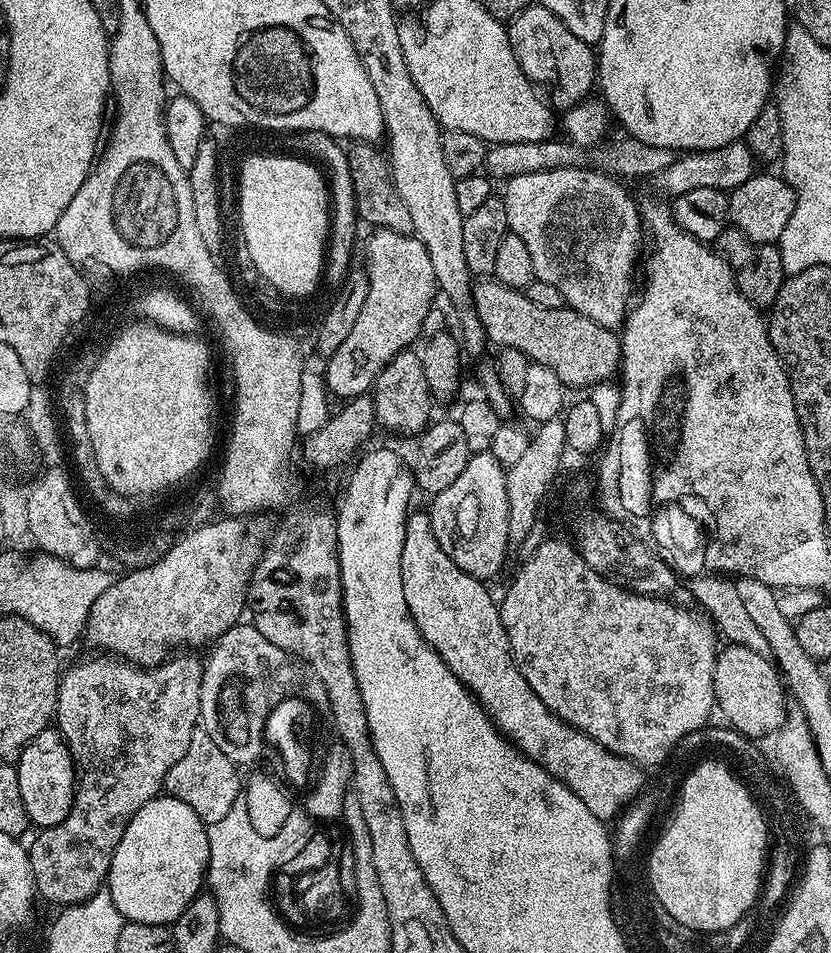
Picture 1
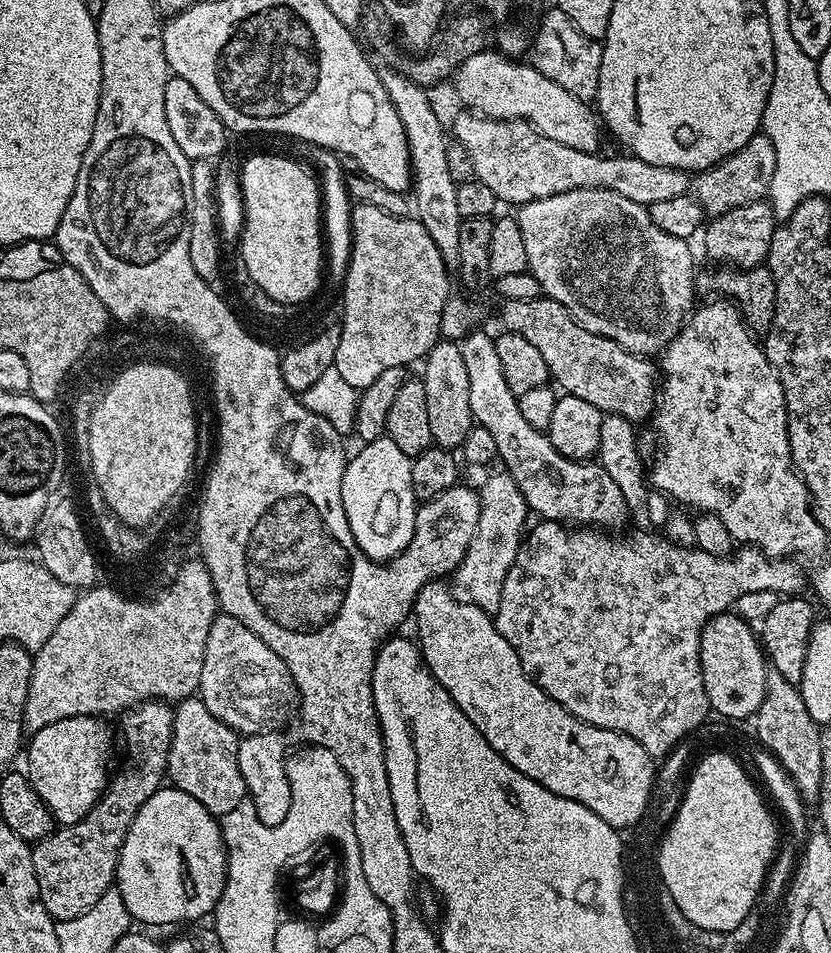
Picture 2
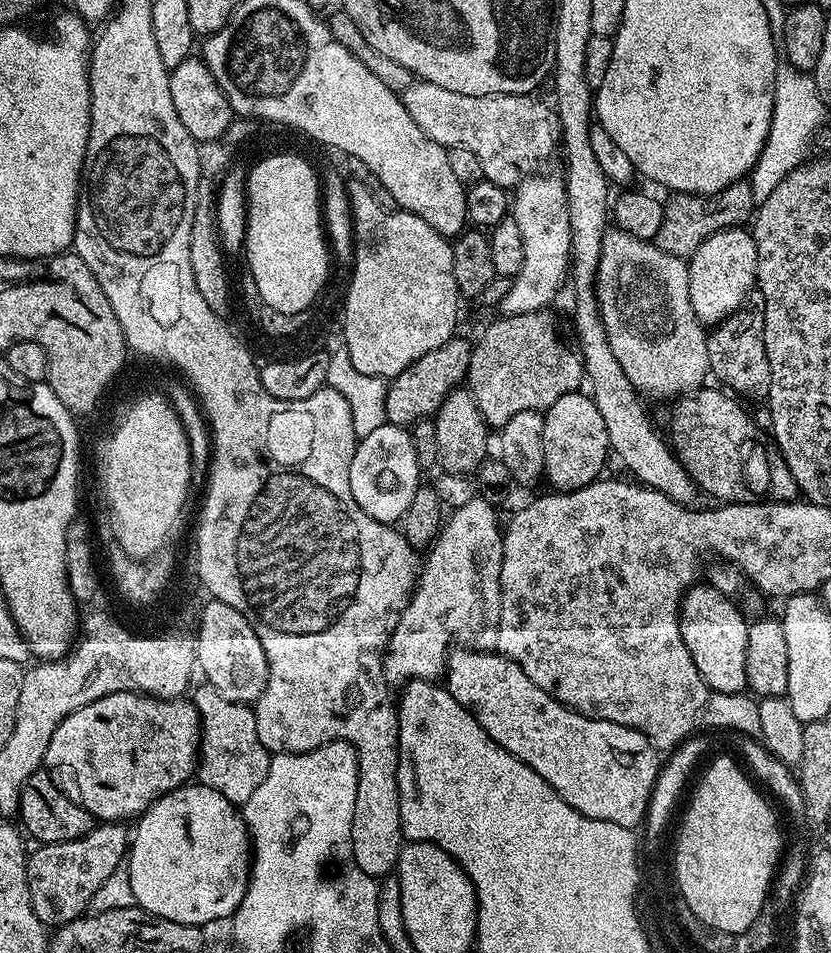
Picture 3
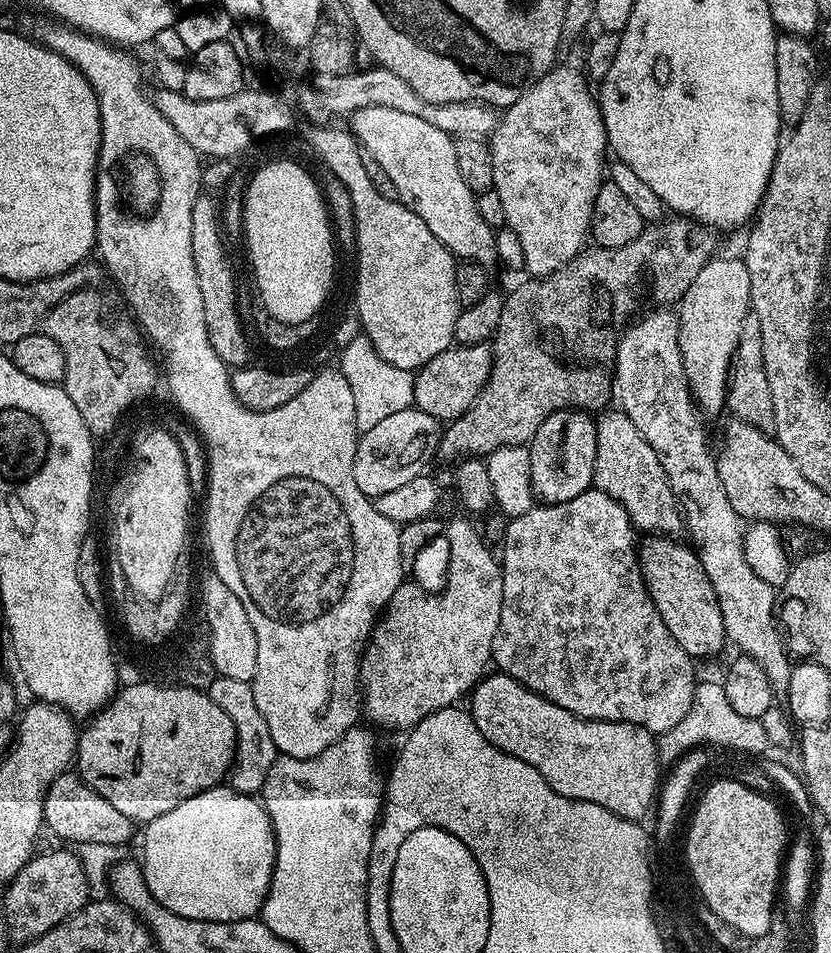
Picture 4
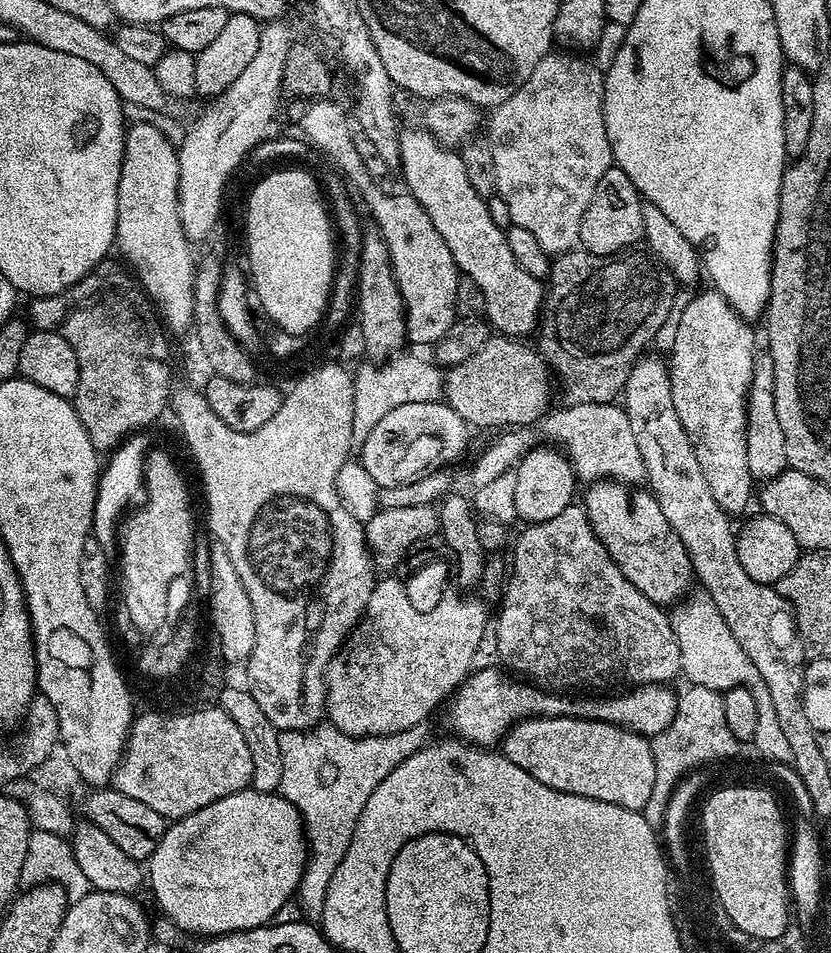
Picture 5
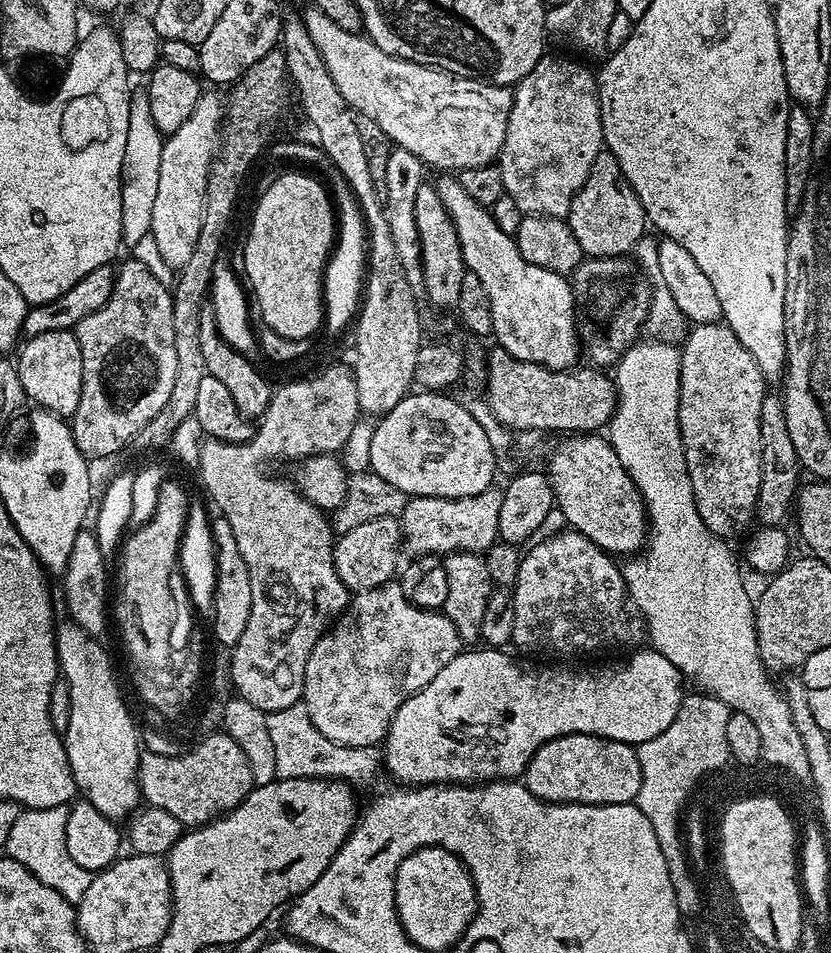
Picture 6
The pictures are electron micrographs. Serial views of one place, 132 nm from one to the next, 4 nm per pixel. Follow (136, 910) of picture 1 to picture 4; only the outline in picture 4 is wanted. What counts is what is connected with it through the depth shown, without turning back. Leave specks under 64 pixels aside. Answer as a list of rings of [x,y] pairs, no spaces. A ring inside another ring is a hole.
[[[217,786],[202,794],[194,794],[194,798],[186,798],[186,802],[162,814],[162,818],[150,821],[143,832],[144,877],[150,886],[150,894],[154,894],[162,906],[186,918],[214,922],[251,920],[259,913],[272,881],[276,835],[268,812],[256,796],[247,796],[231,786]]]

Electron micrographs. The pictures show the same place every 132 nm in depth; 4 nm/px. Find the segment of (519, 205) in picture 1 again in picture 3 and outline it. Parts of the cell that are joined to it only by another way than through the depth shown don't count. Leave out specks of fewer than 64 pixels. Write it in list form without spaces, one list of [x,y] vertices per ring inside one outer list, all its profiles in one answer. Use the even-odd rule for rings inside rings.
[[[613,227],[605,232],[602,242],[596,271],[596,301],[610,350],[614,350],[618,366],[626,370],[626,378],[630,378],[637,392],[645,397],[679,398],[699,389],[707,381],[704,379],[709,379],[706,328],[694,314],[694,306],[690,306],[688,265],[681,257],[662,250],[651,240],[634,238],[634,234],[625,232],[623,228]]]

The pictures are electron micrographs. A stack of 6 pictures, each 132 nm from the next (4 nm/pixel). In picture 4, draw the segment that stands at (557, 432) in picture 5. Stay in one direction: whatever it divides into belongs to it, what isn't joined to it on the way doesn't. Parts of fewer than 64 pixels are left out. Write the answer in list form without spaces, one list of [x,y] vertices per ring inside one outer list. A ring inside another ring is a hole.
[[[607,412],[596,420],[593,485],[617,500],[641,533],[659,534],[665,538],[679,537],[679,532],[685,531],[684,513],[676,501],[674,490],[670,490],[670,482],[666,478],[666,470],[662,470],[662,462],[658,462],[658,454],[650,450],[650,442],[638,434],[638,426],[630,422],[625,412]]]

